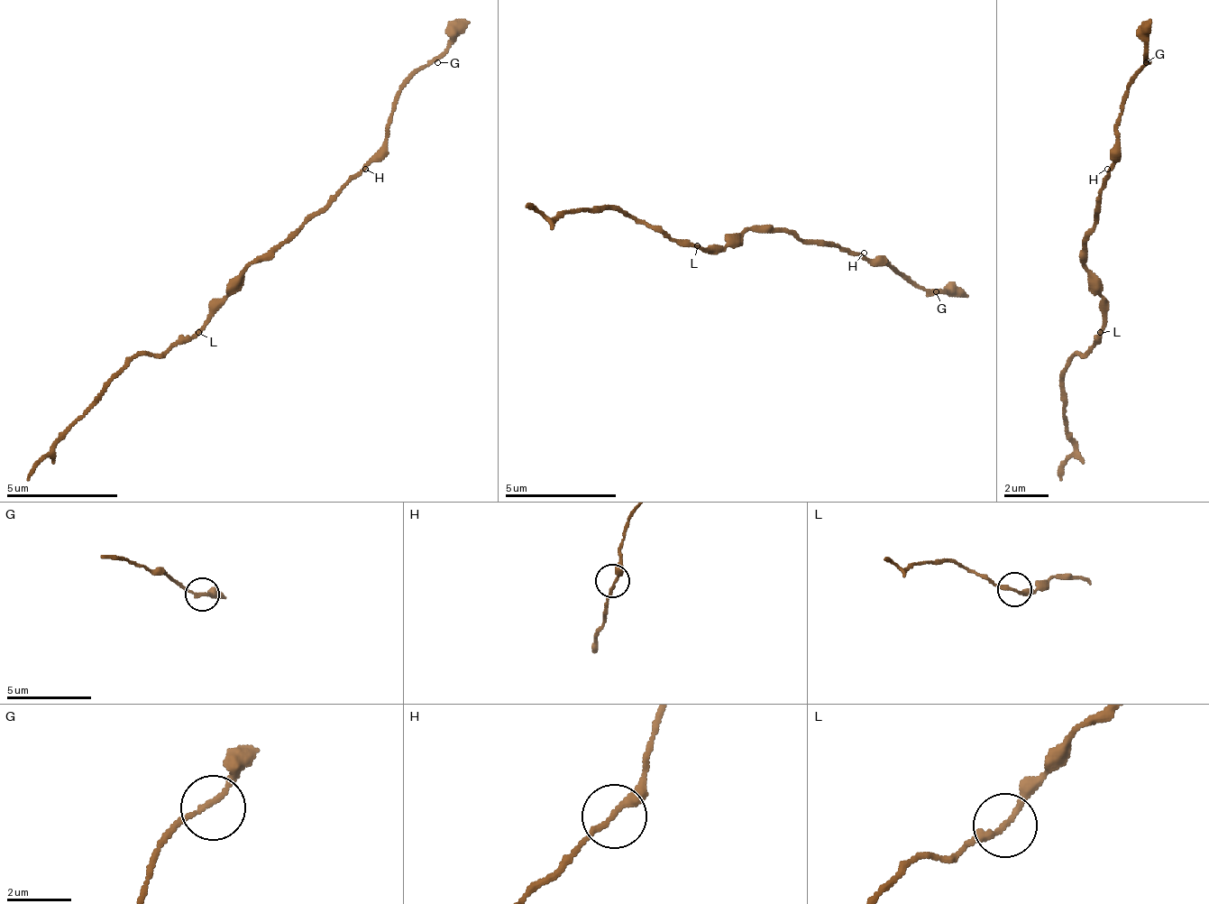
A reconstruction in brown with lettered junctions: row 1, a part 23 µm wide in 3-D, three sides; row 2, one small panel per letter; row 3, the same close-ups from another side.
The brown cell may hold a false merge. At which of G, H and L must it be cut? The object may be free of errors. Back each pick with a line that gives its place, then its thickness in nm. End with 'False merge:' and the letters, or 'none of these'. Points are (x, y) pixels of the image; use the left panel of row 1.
L: Place: (198, 332). Thickness 190 nm
False merge: L

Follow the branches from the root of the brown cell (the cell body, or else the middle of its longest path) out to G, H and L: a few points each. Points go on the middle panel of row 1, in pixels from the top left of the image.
G: (757, 230), (791, 230), (802, 241), (830, 241), (836, 246), (847, 246), (936, 291)
H: (757, 230), (791, 230), (802, 241), (836, 241), (852, 253), (864, 253)
L: (757, 230), (746, 230), (724, 246), (696, 246)

